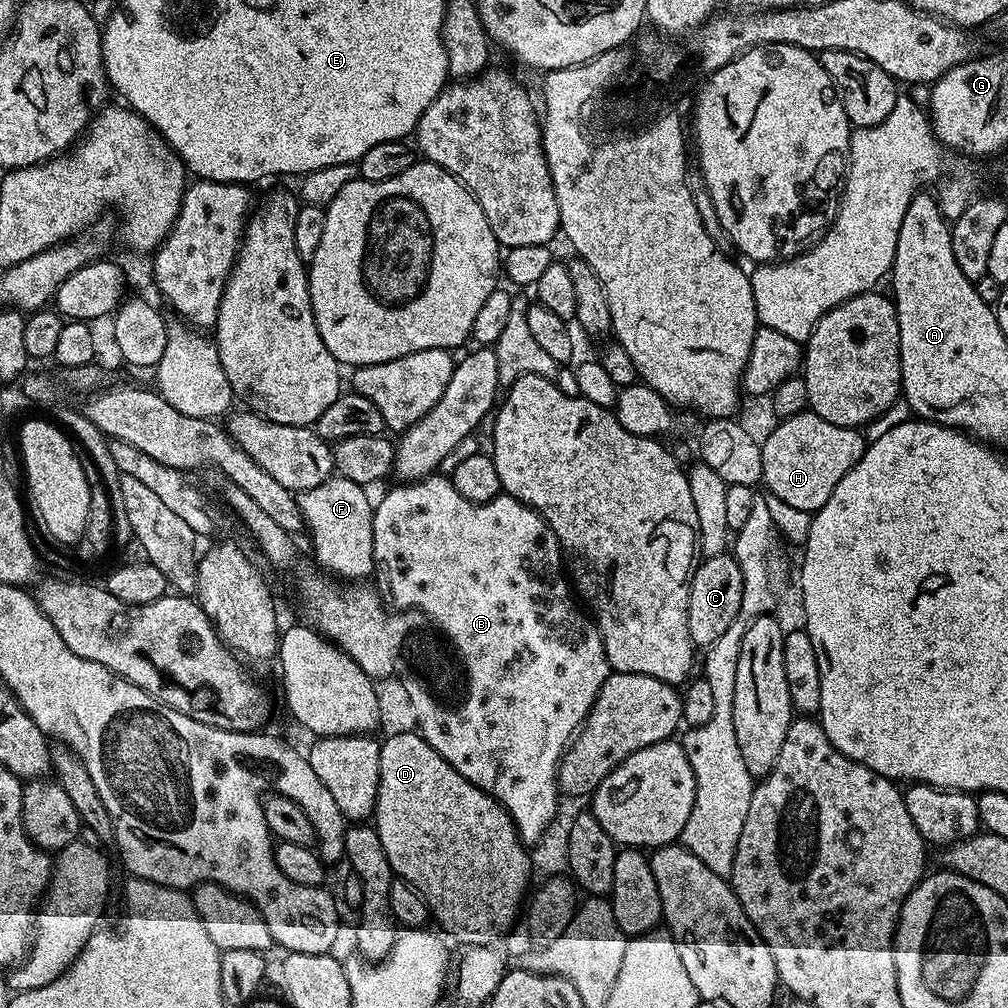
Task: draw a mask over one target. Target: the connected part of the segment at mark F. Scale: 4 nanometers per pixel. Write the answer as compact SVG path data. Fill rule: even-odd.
M334 474L322 486L314 486L298 496L300 514L306 530L312 534L312 548L321 564L319 567L341 581L348 580L344 582L360 582L363 576L371 577L374 572L374 504L364 492L367 492L365 485Z

